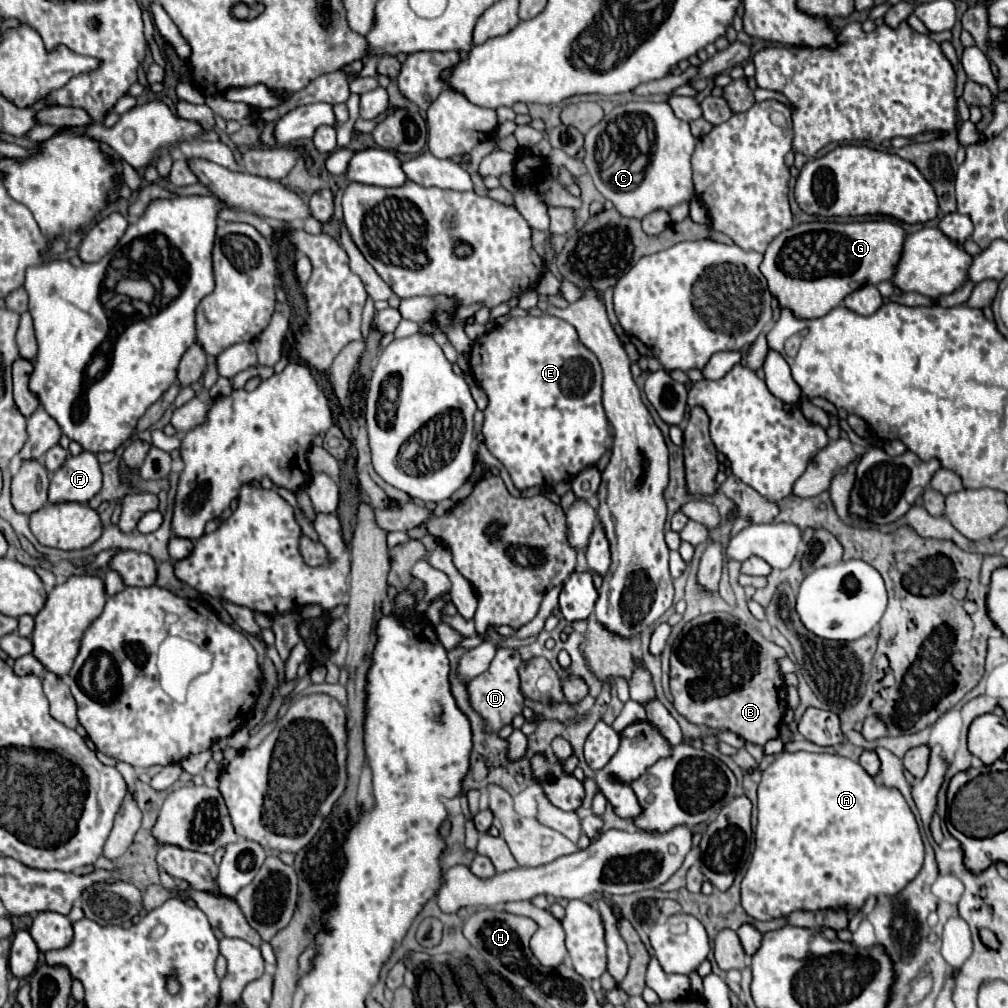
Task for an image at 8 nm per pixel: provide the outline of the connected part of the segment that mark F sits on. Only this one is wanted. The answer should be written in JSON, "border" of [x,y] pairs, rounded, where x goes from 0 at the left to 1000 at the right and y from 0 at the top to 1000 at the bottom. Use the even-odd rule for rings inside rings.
{"border":[[[92,448],[68,452],[53,470],[49,482],[49,498],[80,498],[86,500],[100,486],[100,464]]]}

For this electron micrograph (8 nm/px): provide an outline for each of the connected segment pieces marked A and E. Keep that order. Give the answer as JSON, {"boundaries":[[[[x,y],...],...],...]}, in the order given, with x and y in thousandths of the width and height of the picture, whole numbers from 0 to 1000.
{"boundaries":[[[[775,746],[757,766],[755,766],[755,776],[753,776],[753,798],[751,798],[751,821],[749,821],[749,845],[745,851],[745,859],[735,875],[735,897],[739,901],[739,905],[751,913],[765,913],[765,911],[773,911],[773,909],[781,909],[789,903],[813,903],[813,901],[840,901],[844,907],[854,903],[856,897],[860,895],[862,889],[888,889],[890,885],[894,885],[894,881],[898,881],[900,875],[904,875],[910,865],[916,859],[916,833],[912,827],[912,819],[908,815],[906,806],[902,804],[898,792],[894,790],[894,786],[890,786],[888,782],[880,782],[880,780],[872,780],[868,778],[868,774],[854,762],[852,756],[838,752],[838,750],[830,750],[830,748],[805,748],[805,746]]],[[[547,312],[509,313],[501,321],[491,323],[489,327],[485,327],[479,335],[475,335],[469,341],[467,353],[465,353],[465,363],[467,363],[467,373],[471,375],[471,379],[485,393],[485,403],[479,409],[481,411],[481,419],[479,419],[479,427],[477,427],[479,435],[481,435],[481,440],[483,440],[483,446],[505,466],[511,484],[519,486],[519,484],[527,484],[527,482],[551,482],[553,478],[559,478],[559,476],[564,476],[564,474],[572,472],[582,462],[592,460],[592,456],[598,452],[598,448],[602,444],[602,437],[604,437],[604,417],[602,417],[598,401],[596,401],[596,377],[598,377],[596,363],[594,363],[592,353],[588,353],[588,349],[574,339],[572,329],[570,329],[570,325],[564,319],[561,319],[557,315],[551,315]]]]}

